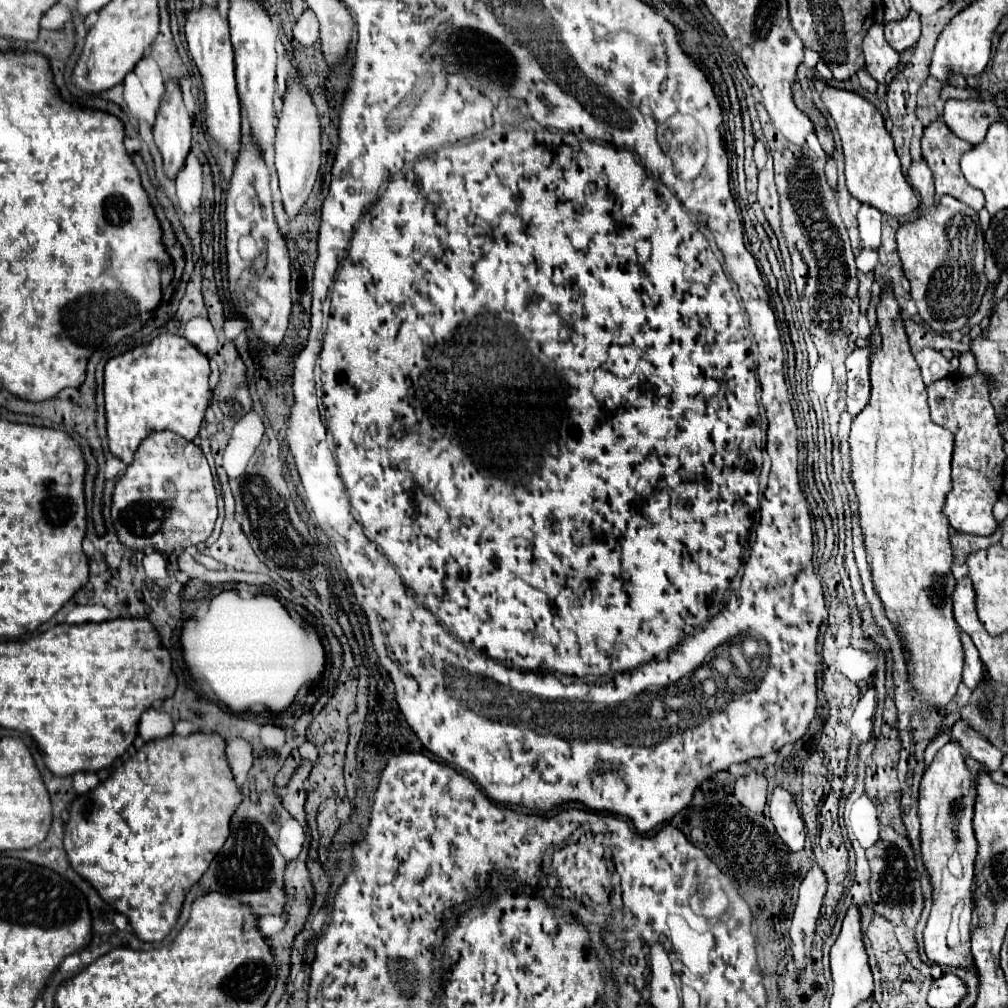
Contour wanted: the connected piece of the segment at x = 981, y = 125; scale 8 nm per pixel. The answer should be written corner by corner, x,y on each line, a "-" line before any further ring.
949,99
945,103
943,121
959,139
965,139
971,145
977,145
983,141
989,125
997,121
1004,122
1005,117
999,113
995,103
971,101
971,99
967,101

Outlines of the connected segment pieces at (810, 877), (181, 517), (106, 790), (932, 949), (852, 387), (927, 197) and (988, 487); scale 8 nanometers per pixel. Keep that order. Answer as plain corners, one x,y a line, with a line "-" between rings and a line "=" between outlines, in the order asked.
813,865
799,887
799,901
793,913
791,941
793,941
793,961
797,969
805,969
807,959
813,949
813,935
823,905
823,895
827,889
827,879
819,865
=
157,431
143,441
135,453
133,463
127,467
125,475
117,481
113,493
111,519
115,523
117,535
123,545
133,549
143,549
145,545
155,547
161,553
181,553
189,545
199,545
205,541
217,519
217,493
211,469
199,445
185,441
177,433
=
191,733
191,735
187,735
187,737
169,735
169,737
165,737
165,739
151,741
151,743
143,745
141,751
137,751
131,759
127,759
125,763
121,763
121,765
109,775
109,779
105,779
103,783
99,783
97,789
79,795
79,797
73,801
73,805
71,805
71,817
69,817
67,825
65,825
65,851
67,851
67,857
69,857
71,867
73,867
81,877
85,877
85,879
99,891
99,895
101,895
117,913
123,913
123,915
129,917
129,923
131,923
135,935
137,935
141,941
163,941
163,939
171,933
171,929
175,927
177,917
179,917
179,913
181,913
181,907
183,907
183,901
185,901
187,891
189,891
189,889
199,881
199,877
207,871
207,865
215,859
215,853
219,853
219,849
223,847
223,841
227,839
231,813
235,813
235,809
241,805
243,793
241,793
241,789
237,787
237,783
235,783
235,779
233,779
231,767
229,767
229,763
227,763
225,747
227,747
227,741
225,741
221,735
217,735
217,733
=
957,741
947,743
935,755
933,763
927,767
921,789
919,789
919,819
921,819
921,853
931,875
933,891
933,909
927,919
925,935
925,953
929,961
937,961
939,965
951,967
971,967
971,913
973,913
973,899
971,899
971,883
973,883
973,863
977,853
977,841
973,833
973,803
975,803
975,777
967,771
963,761
963,751
=
869,349
847,355
847,413
859,415
869,401
=
923,159
911,161
907,175
911,179
911,185
917,187
921,195
919,217
915,221
903,223
897,229
897,251
903,263
905,277
911,283
911,299
915,301
923,323
927,323
937,333
955,333
955,331
961,331
971,319
971,315
979,309
983,293
989,285
985,271
983,271
985,269
985,249
983,249
985,239
983,239
983,231
979,225
979,215
969,205
963,205
961,201
955,201
953,197
947,197
947,195
939,203
935,203
933,201
933,191
935,191
933,173
=
975,373
971,377
951,375
939,379
927,387
931,419
955,433
953,451
953,491
947,495
945,515
955,531
971,535
991,535
997,529
993,517
993,505
1003,491
1003,465
1007,455
1003,453
1003,437
997,429
993,405
989,401
987,377

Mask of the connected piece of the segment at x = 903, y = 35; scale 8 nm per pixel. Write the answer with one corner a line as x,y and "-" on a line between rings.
911,11
909,17
903,21
895,21
895,23
885,25
885,39
899,53
909,49
911,45
915,45
919,35
921,35
921,21
915,11

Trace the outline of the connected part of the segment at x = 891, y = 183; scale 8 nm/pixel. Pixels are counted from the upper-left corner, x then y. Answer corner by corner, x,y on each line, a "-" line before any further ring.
827,85
821,93
821,99
837,123
837,131
843,143
845,153
845,177
849,193
861,203
869,203
887,215
911,215
919,201
915,197
913,187
907,183
899,157
893,147
893,139
885,129
885,121
881,111
863,99
861,95
845,89
835,89

